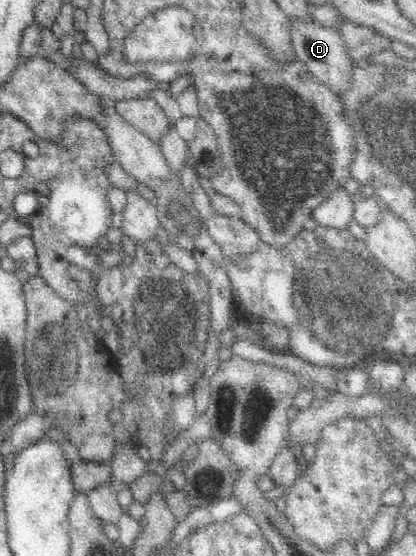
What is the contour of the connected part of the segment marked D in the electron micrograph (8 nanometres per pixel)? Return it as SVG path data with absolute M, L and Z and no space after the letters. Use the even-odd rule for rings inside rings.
M310 17L289 18L291 40L297 60L302 62L308 71L320 80L332 93L338 94L348 90L348 82L352 80L352 60L344 47L340 35L335 28L323 27Z

